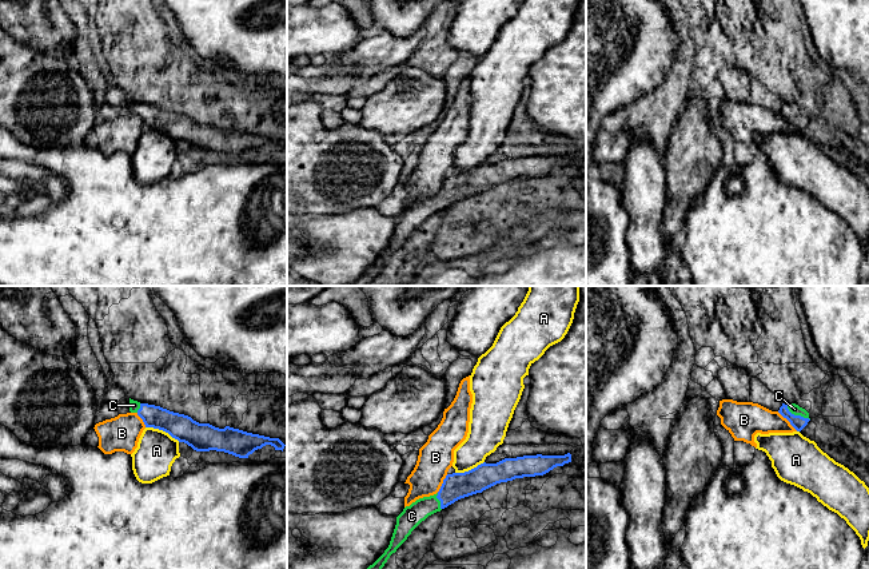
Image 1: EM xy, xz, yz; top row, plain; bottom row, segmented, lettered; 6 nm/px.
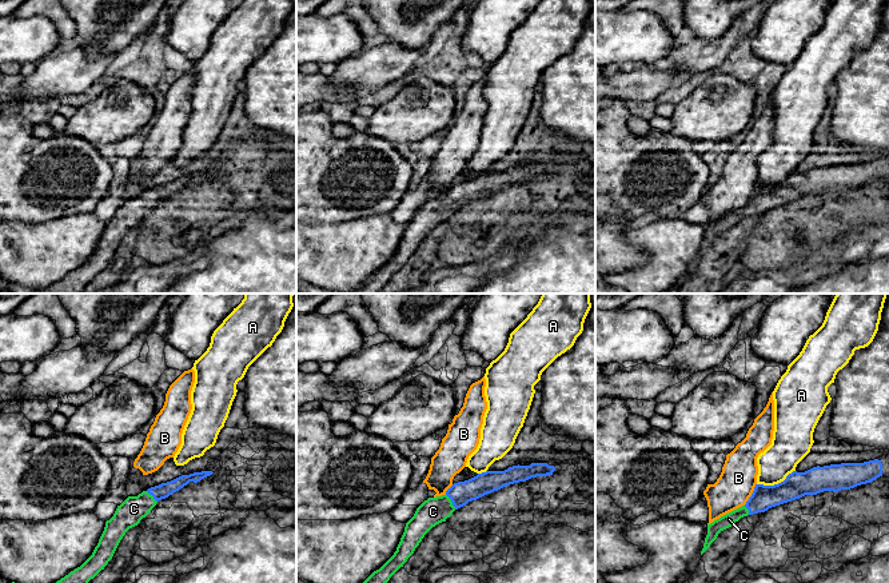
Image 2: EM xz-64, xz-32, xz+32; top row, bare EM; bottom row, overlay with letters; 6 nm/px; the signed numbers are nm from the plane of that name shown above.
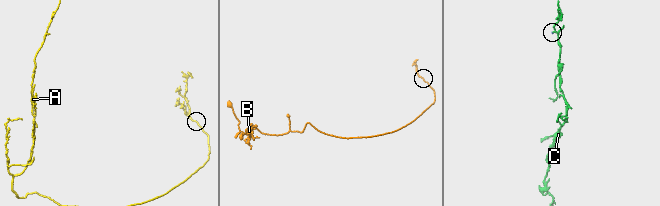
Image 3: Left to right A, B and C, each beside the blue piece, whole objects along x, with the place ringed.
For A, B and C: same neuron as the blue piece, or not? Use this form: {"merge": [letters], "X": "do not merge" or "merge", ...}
{"merge": ["C"], "A": "do not merge", "B": "do not merge", "C": "merge"}

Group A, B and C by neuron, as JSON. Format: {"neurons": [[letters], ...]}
{"neurons": [["A"], ["B"], ["C"]]}

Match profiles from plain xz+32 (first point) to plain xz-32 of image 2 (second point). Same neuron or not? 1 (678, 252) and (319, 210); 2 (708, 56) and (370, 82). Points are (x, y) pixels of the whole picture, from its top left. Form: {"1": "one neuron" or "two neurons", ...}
{"1": "two neurons", "2": "one neuron"}

